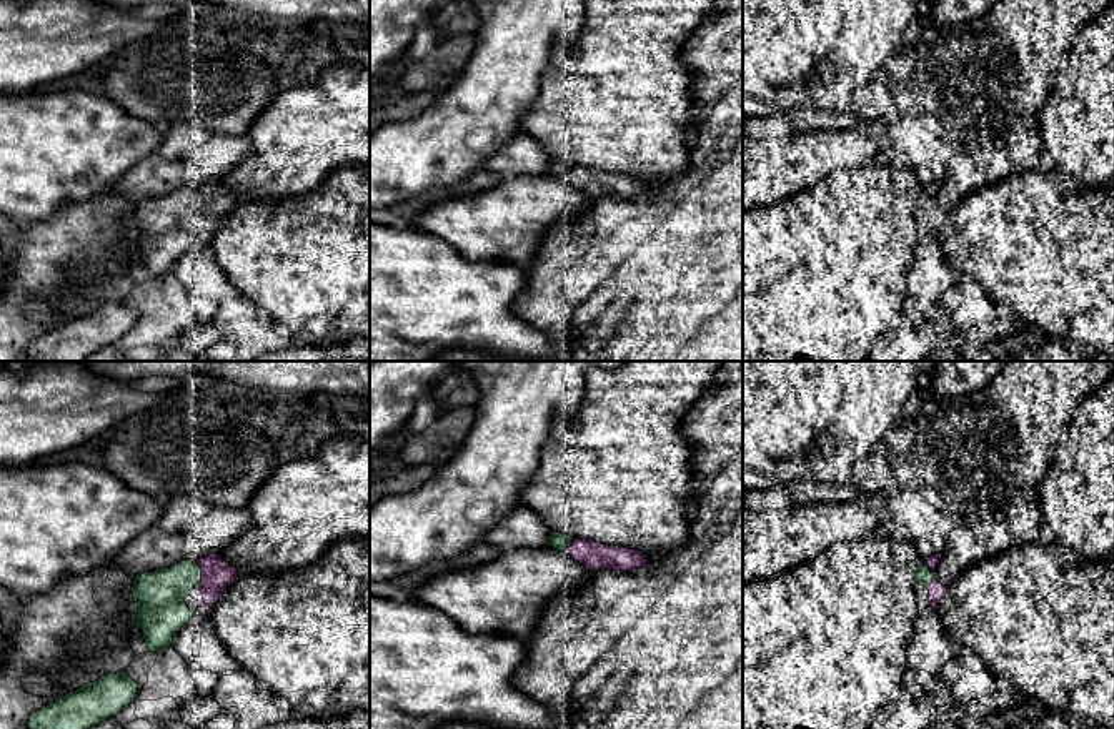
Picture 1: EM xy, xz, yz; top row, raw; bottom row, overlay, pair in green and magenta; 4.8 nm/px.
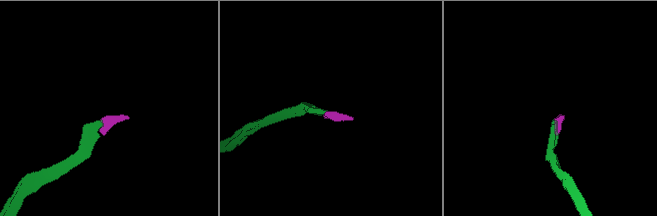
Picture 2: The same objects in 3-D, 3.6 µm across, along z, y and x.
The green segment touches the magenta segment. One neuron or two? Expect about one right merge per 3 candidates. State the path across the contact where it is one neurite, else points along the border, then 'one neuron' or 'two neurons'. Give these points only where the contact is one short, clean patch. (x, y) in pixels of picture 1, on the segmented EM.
one neuron

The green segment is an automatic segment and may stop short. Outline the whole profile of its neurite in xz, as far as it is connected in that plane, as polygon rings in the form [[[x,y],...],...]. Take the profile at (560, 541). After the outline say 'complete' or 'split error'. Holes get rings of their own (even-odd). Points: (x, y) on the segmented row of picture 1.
[[[558,531],[551,533],[550,543],[556,551],[564,551],[588,571],[633,571],[646,564],[643,551],[623,546],[606,546],[588,539],[574,539],[569,534],[561,534]]] | split error

